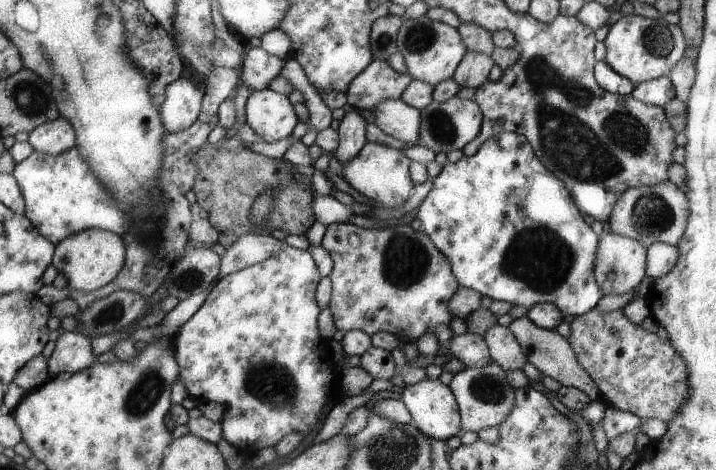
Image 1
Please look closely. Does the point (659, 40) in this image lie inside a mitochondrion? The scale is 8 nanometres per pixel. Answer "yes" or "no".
yes

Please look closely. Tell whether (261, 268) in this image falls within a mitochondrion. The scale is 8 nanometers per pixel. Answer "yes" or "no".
no

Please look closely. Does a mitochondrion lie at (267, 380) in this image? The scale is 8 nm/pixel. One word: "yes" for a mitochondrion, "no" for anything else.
yes

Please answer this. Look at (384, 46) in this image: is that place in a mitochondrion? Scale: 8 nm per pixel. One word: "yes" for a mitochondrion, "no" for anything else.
yes

